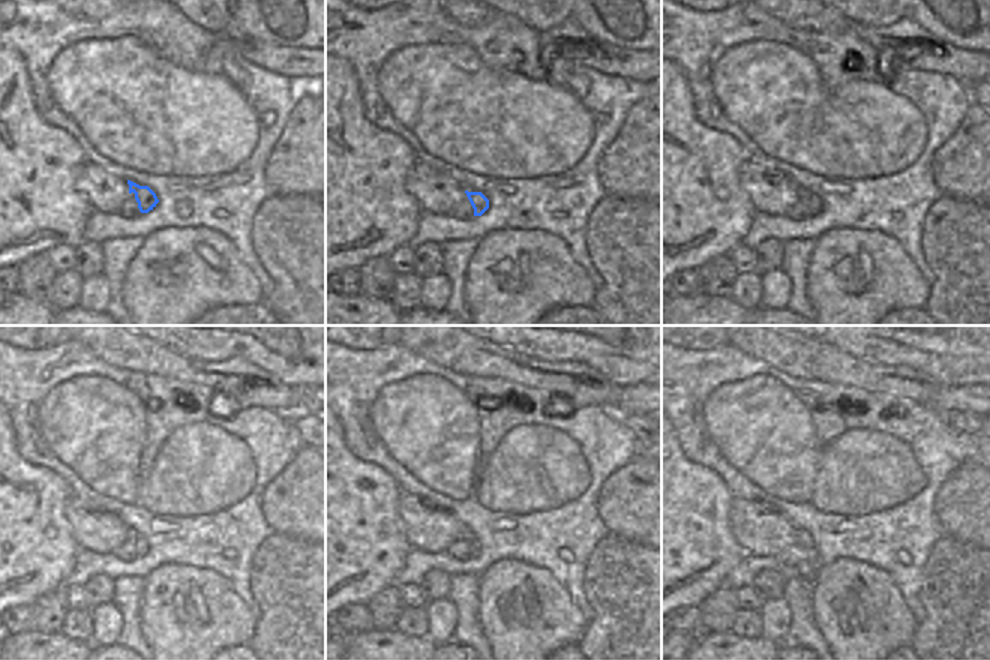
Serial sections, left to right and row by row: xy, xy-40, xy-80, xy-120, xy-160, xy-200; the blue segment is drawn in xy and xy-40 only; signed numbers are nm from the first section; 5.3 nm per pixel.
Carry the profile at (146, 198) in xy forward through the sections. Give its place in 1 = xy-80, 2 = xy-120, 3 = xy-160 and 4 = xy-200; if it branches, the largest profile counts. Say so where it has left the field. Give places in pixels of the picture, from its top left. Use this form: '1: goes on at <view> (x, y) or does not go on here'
1: goes on at xy-80 (813, 203)
2: goes on at xy-120 (140, 542)
3: goes on at xy-160 (468, 536)
4: goes on at xy-200 (801, 537)

